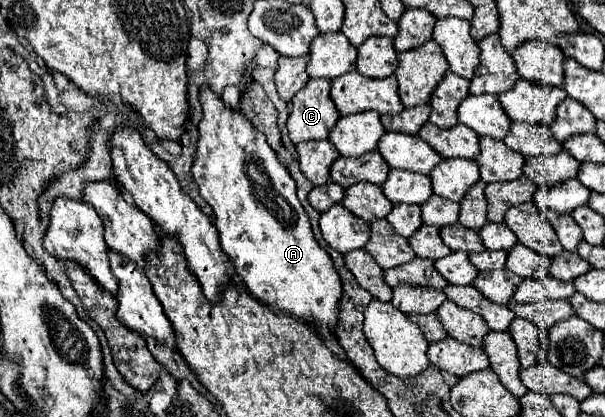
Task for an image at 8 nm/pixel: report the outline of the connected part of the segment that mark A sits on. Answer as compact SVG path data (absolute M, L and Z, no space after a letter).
M207 85L199 91L203 119L199 123L197 155L191 167L193 179L199 187L201 197L213 207L217 217L215 227L219 231L221 247L231 257L235 271L245 281L251 295L271 309L285 311L289 315L301 317L307 323L319 319L329 329L337 325L337 303L341 299L339 275L333 261L325 249L313 237L309 217L295 193L295 181L289 171L277 159L277 153L265 141L265 135L255 129L255 125L241 113L223 103L223 99L213 93Z

